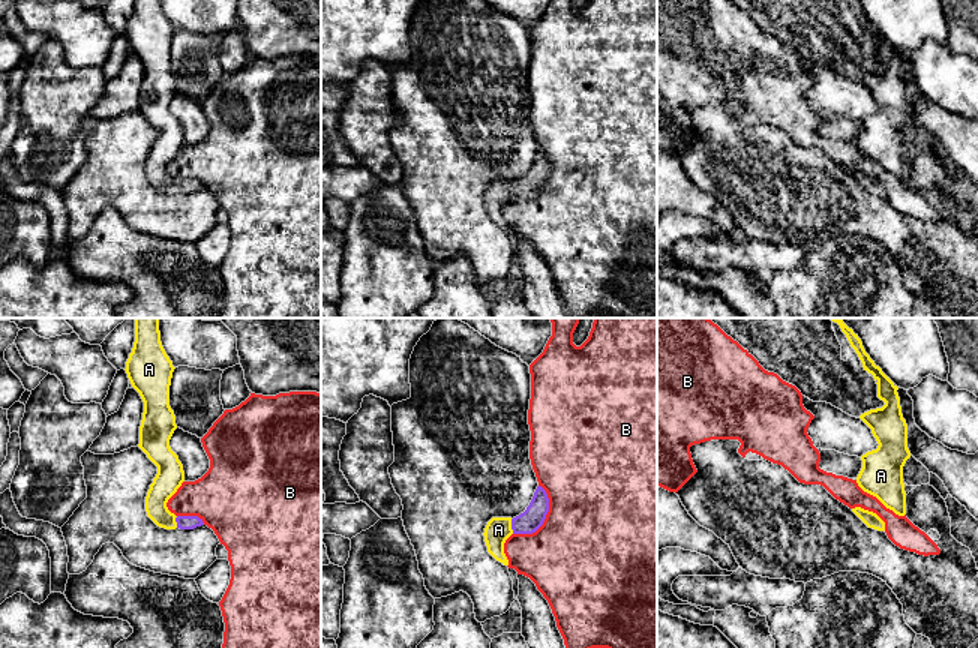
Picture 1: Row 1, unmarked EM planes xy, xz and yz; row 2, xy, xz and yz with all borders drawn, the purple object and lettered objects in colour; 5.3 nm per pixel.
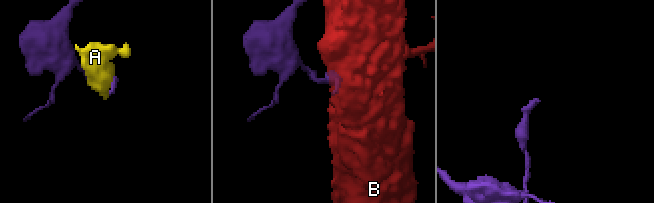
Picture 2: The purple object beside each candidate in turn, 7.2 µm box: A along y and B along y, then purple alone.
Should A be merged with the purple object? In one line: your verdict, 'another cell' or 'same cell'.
same cell

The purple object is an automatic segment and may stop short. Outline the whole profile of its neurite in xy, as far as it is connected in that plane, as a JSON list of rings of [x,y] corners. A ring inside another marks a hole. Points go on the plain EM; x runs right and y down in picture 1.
[[[135,0],[124,34],[144,66],[138,111],[158,130],[158,138],[146,160],[146,176],[160,192],[194,194],[204,189],[202,183],[176,180],[166,171],[168,164],[184,146],[183,129],[170,111],[170,104],[177,93],[176,80],[170,70],[174,33],[160,0]]]

